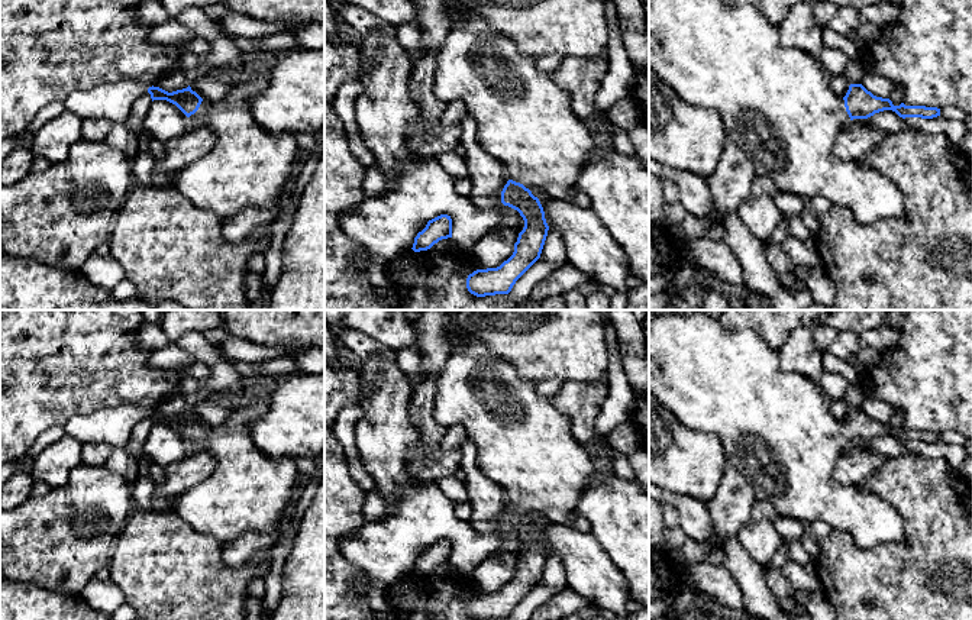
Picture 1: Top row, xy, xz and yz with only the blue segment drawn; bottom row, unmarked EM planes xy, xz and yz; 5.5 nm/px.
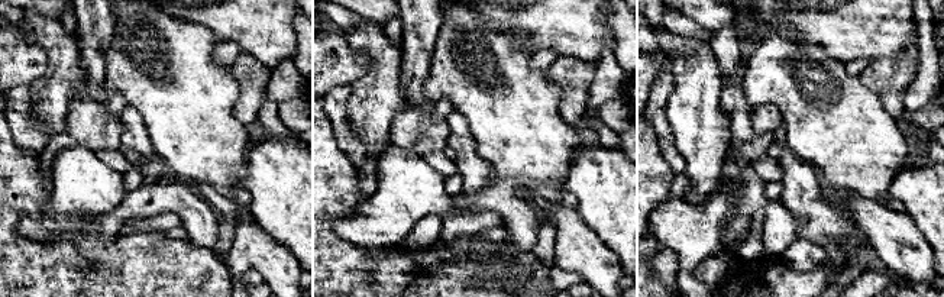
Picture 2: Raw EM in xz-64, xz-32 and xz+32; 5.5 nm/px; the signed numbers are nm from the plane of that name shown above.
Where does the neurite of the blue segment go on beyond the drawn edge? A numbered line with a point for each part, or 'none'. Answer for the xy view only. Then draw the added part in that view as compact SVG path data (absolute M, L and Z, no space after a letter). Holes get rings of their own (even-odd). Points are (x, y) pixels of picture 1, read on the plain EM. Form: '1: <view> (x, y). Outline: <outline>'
1: xy (246, 493). Outline: M267 393L240 394L232 416L219 427L203 424L190 440L191 449L206 449L214 459L213 472L175 497L175 513L197 533L214 537L220 548L246 533L275 533L285 521L298 469L293 459L274 461L252 442L252 426L268 411Z

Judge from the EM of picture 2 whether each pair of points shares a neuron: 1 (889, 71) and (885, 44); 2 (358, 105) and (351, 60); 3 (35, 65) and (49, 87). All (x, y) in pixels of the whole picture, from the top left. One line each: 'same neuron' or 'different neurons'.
1: different neurons
2: different neurons
3: different neurons

